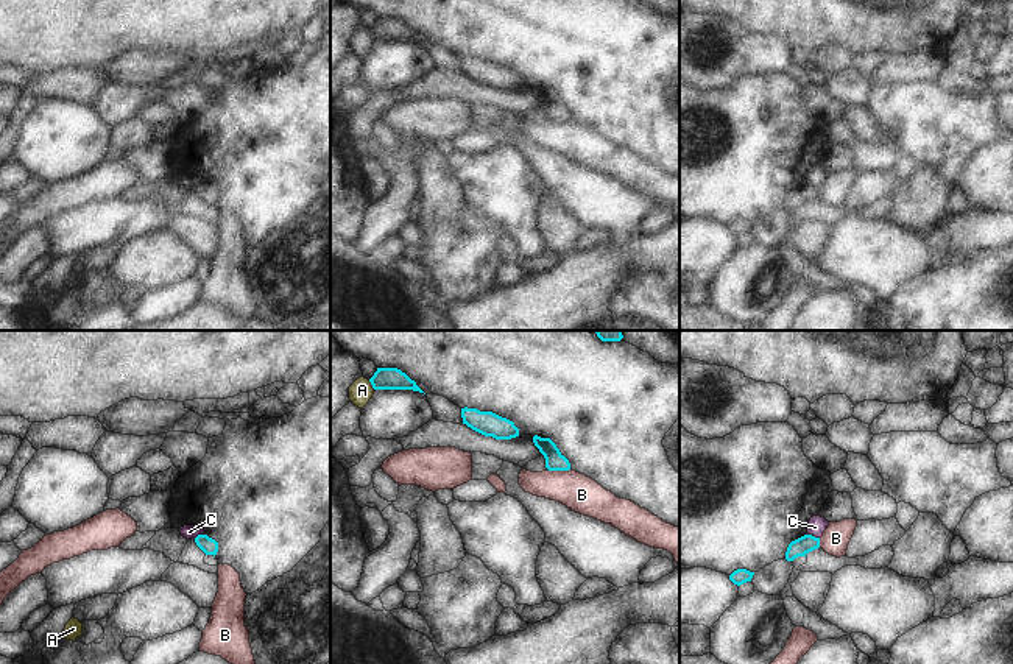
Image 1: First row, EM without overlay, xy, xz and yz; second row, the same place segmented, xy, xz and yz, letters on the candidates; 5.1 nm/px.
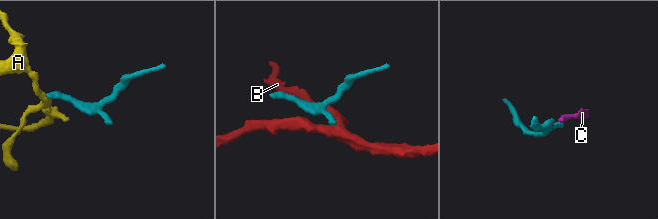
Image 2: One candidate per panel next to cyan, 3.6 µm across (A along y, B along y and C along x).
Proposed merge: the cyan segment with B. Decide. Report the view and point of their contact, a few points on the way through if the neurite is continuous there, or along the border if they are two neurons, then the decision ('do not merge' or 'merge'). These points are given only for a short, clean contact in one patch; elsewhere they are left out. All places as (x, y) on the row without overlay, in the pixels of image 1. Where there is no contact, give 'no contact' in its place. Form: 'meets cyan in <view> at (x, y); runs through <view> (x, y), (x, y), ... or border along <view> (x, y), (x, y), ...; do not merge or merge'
meets cyan in xz at (558, 120); border along xz (547, 119), (569, 120); do not merge

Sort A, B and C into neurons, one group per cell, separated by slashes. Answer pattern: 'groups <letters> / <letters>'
groups A / B / C

